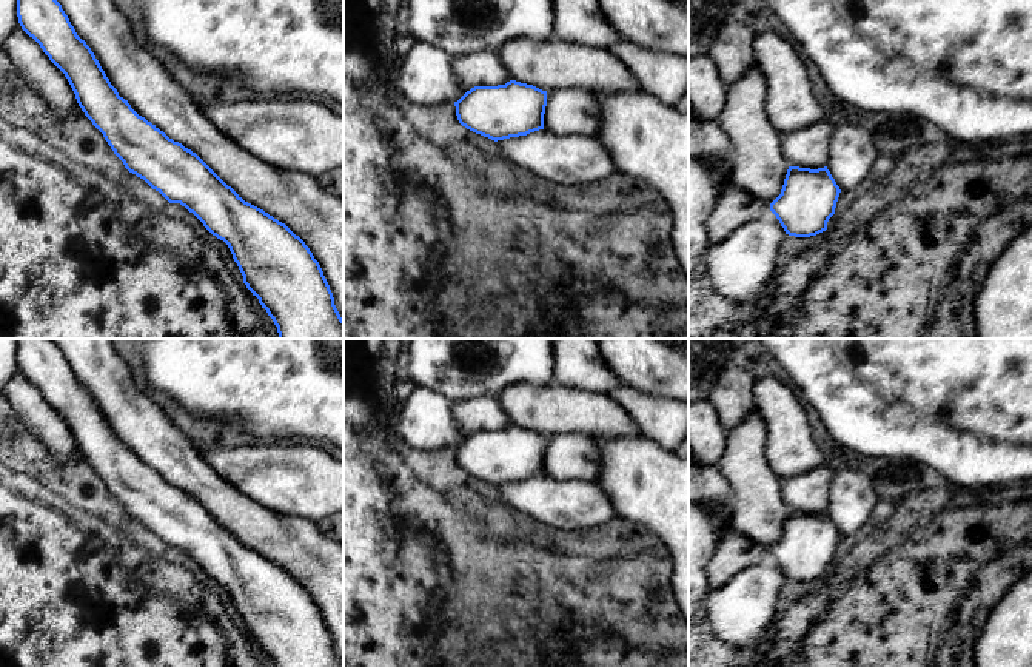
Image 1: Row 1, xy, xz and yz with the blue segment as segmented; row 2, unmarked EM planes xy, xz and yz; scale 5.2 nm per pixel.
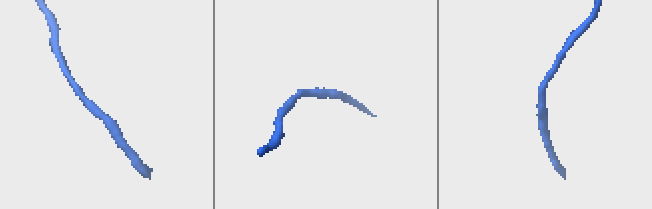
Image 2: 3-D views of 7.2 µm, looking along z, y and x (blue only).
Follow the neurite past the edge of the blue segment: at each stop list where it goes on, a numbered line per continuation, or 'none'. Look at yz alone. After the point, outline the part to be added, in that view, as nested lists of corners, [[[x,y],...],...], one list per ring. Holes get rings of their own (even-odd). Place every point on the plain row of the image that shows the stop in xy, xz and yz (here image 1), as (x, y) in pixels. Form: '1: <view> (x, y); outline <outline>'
none

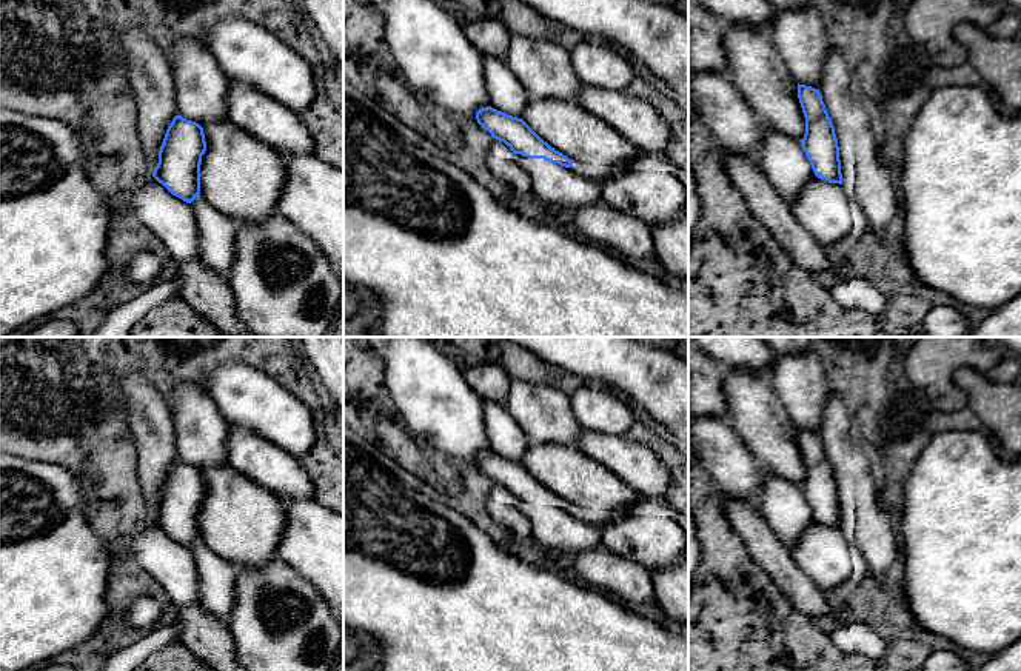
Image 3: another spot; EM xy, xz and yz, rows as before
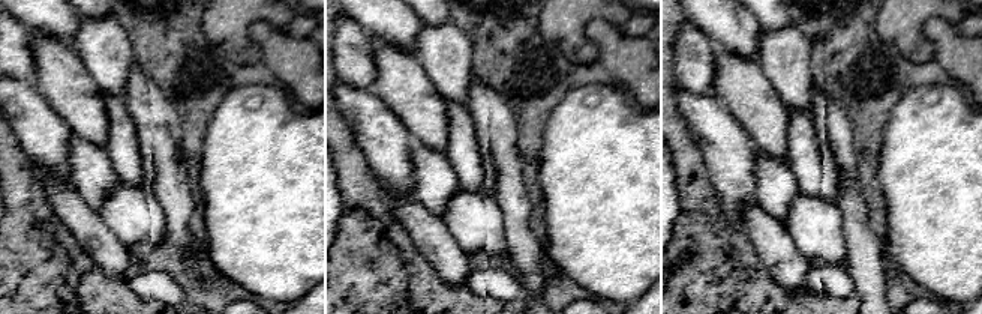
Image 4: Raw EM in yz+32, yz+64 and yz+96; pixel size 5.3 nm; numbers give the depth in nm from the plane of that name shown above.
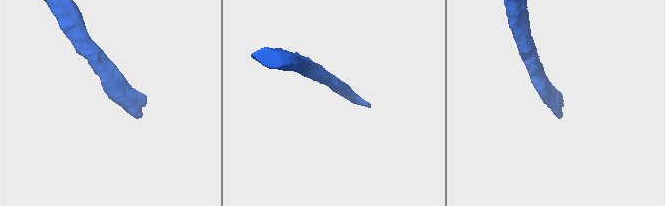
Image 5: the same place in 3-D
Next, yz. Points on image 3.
none

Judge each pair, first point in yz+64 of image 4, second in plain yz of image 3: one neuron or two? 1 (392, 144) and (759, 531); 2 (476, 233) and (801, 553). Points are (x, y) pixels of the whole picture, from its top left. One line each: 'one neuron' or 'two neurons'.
1: two neurons
2: one neuron

